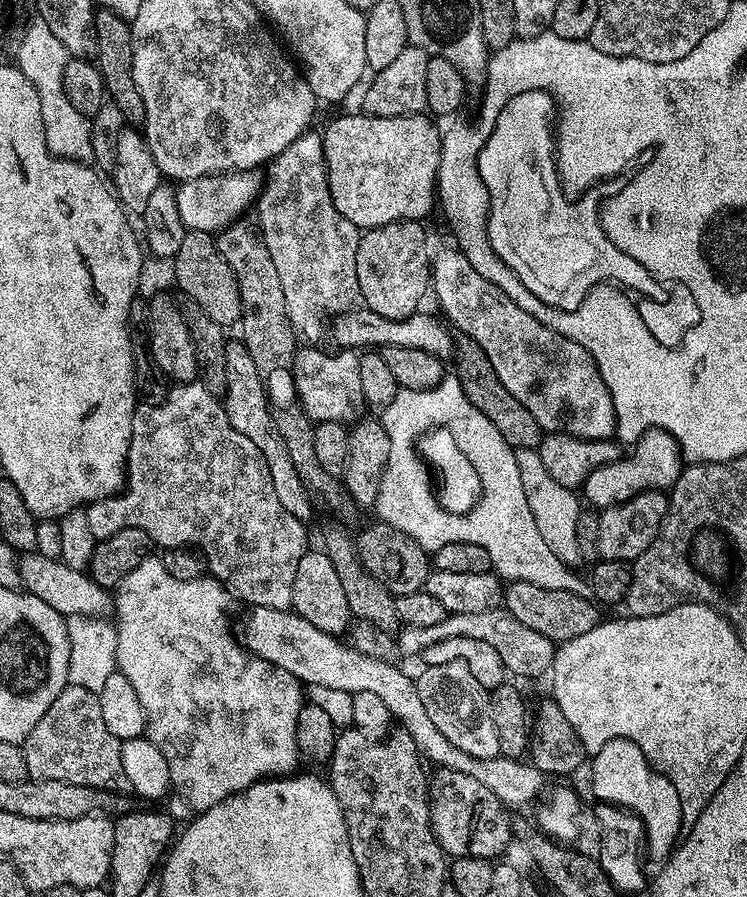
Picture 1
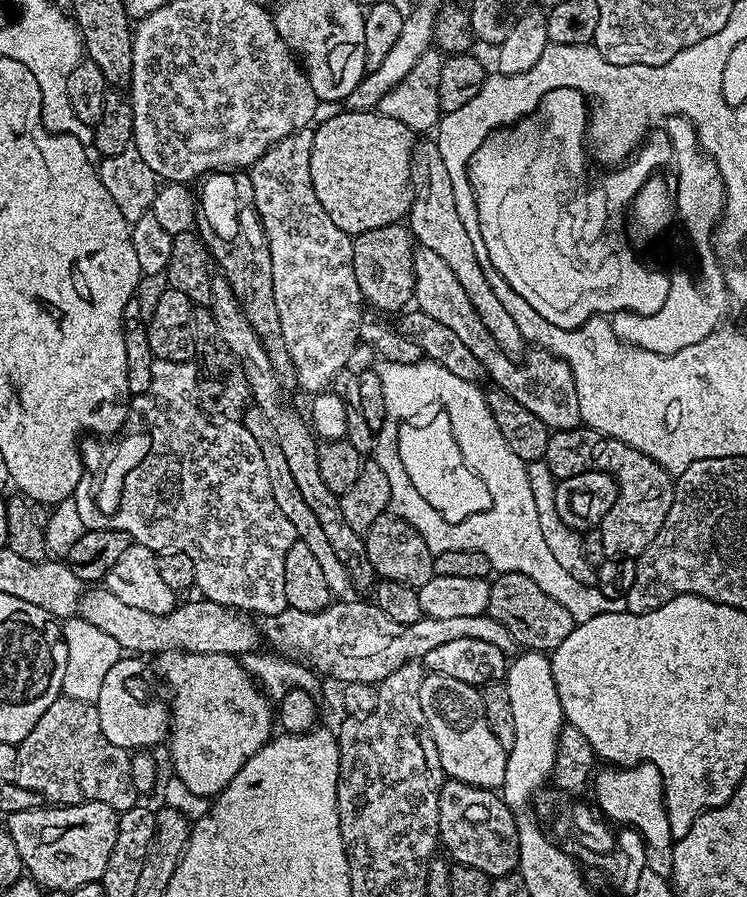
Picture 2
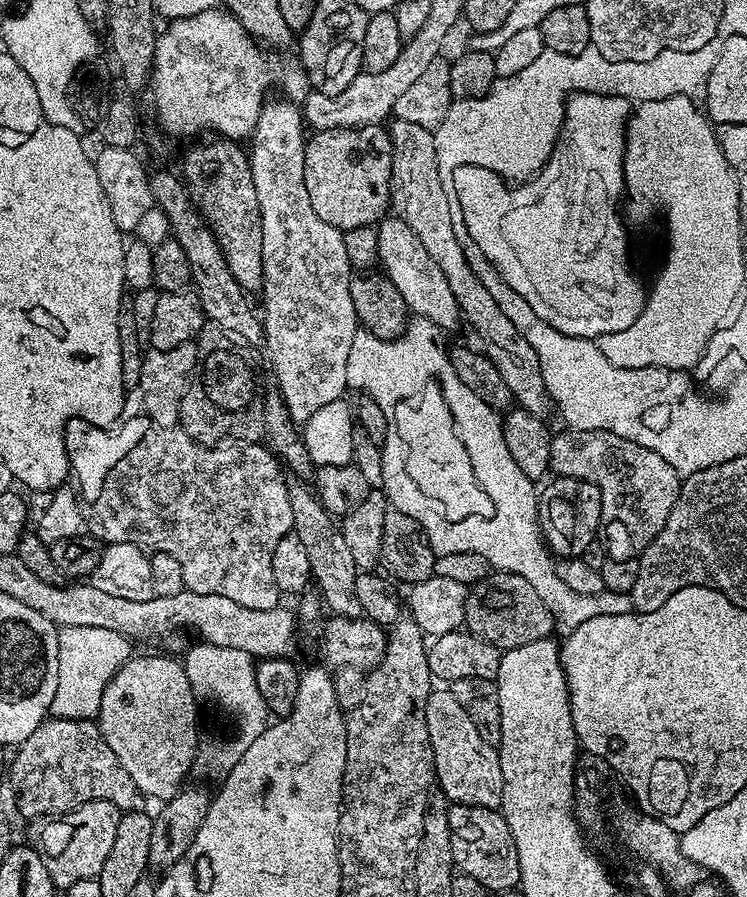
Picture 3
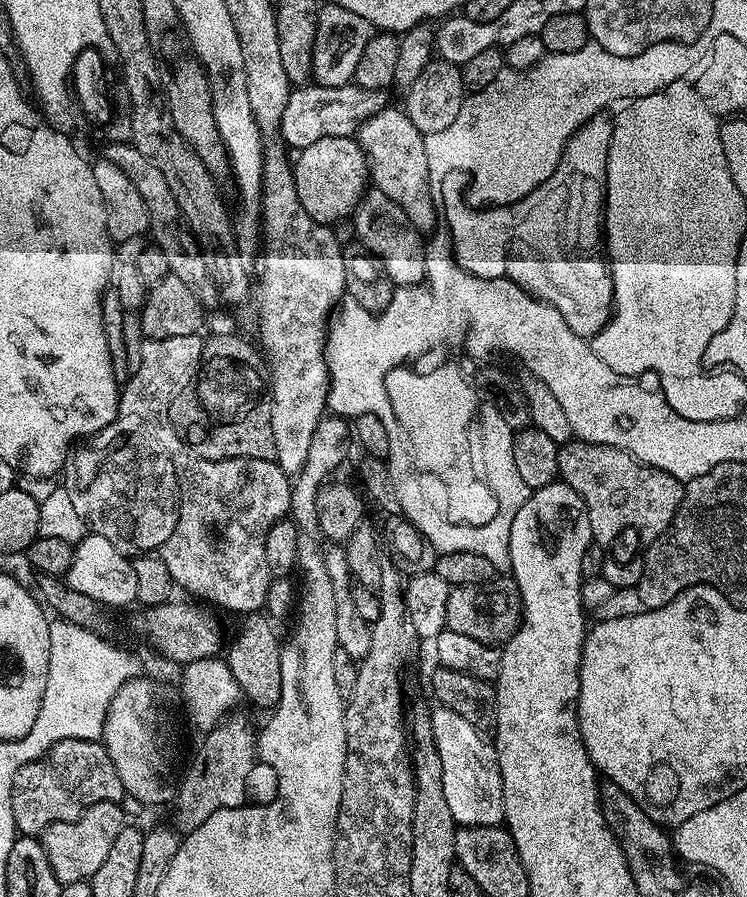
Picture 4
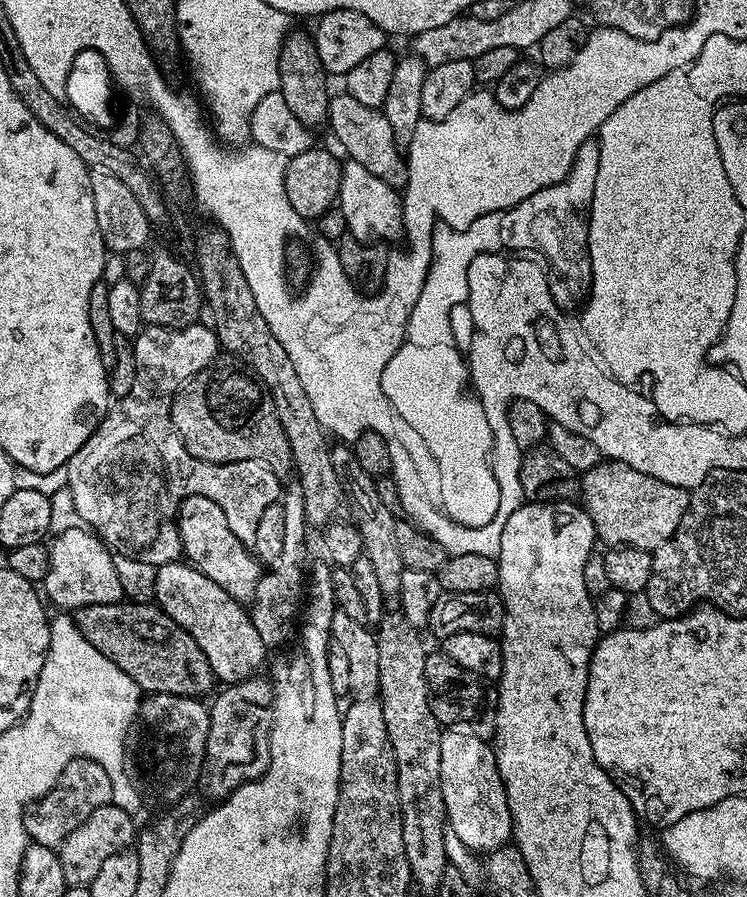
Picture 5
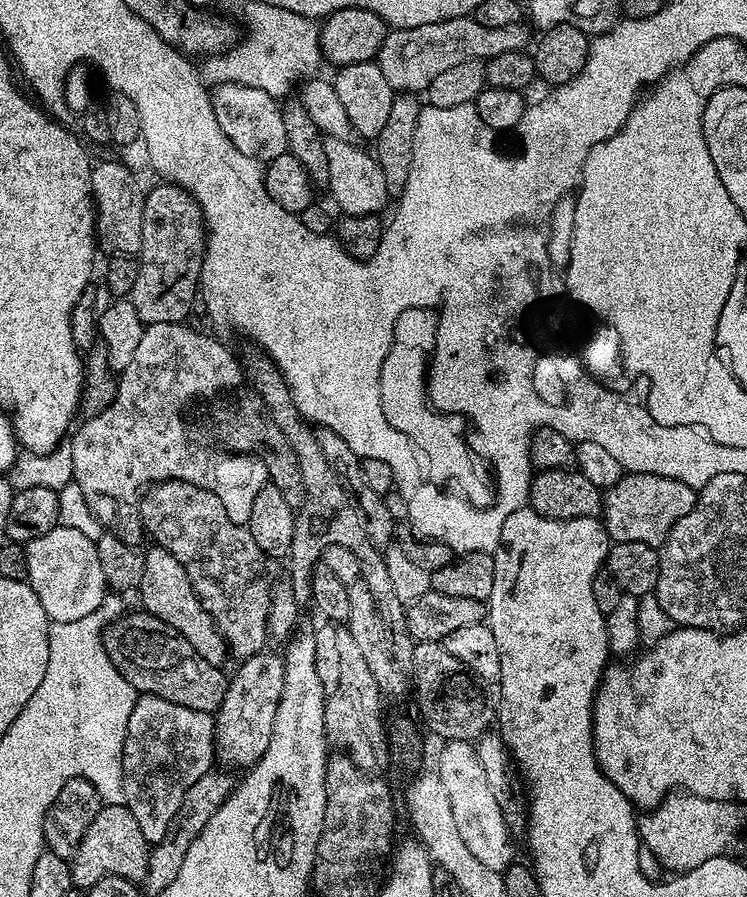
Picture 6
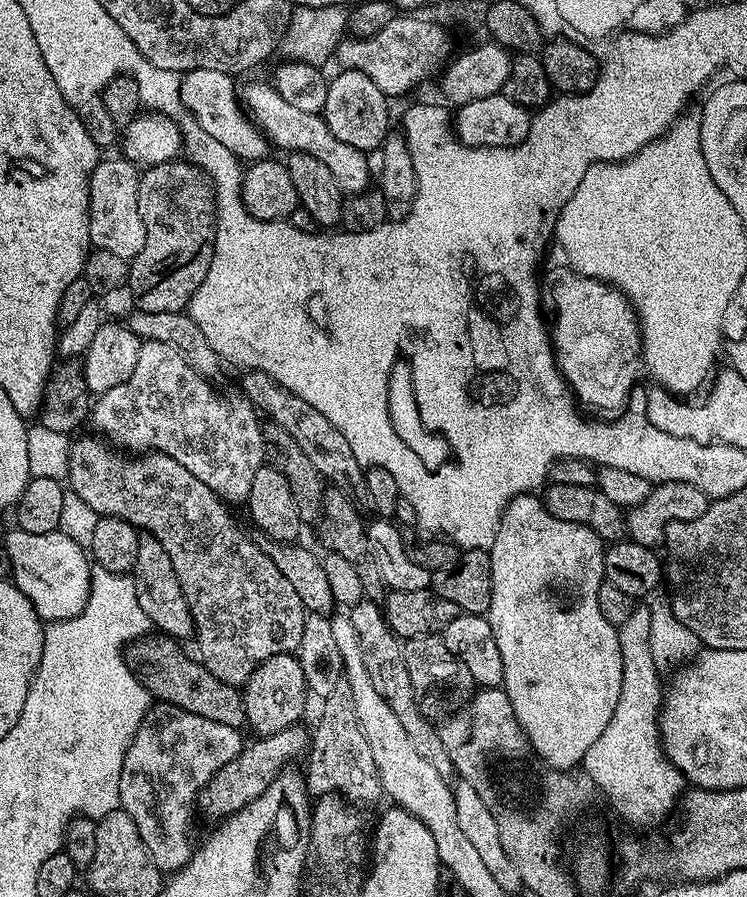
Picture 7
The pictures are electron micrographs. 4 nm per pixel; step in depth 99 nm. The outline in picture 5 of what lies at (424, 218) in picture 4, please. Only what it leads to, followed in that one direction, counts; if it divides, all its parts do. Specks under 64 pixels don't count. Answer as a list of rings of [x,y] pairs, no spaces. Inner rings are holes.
[[[341,94],[333,95],[328,101],[327,127],[332,127],[338,143],[344,147],[344,156],[349,160],[358,162],[370,170],[370,174],[378,174],[386,183],[400,186],[406,180],[406,164],[402,159],[402,152],[398,147],[398,141],[390,122],[384,117],[383,111],[370,106],[362,106],[358,98]]]

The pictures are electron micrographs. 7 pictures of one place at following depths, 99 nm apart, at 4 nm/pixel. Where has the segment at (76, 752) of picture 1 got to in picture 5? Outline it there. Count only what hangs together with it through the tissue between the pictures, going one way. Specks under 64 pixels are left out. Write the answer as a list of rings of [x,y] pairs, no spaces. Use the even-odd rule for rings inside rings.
[[[72,760],[60,772],[56,785],[25,811],[24,825],[29,841],[47,848],[59,849],[66,834],[78,830],[78,826],[82,826],[82,822],[86,822],[86,818],[90,818],[96,808],[111,803],[110,774],[106,774],[106,770],[102,770],[102,766],[98,766],[98,762],[93,760]]]

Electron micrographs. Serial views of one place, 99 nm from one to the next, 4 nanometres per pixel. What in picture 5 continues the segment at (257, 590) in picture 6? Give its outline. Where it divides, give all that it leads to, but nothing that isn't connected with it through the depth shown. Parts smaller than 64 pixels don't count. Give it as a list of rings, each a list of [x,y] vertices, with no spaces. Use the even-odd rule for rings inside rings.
[[[205,496],[186,497],[180,504],[176,528],[180,531],[180,546],[187,563],[206,574],[210,582],[218,582],[238,603],[247,605],[255,599],[262,565],[242,536],[230,530],[230,522],[226,522],[226,514],[218,502]]]

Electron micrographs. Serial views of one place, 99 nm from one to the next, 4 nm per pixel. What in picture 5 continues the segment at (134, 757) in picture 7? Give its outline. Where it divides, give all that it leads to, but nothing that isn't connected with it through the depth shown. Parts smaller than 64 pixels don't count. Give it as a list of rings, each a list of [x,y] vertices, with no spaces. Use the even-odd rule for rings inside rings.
[[[153,692],[140,702],[139,719],[152,731],[152,764],[168,783],[168,800],[175,802],[200,779],[206,754],[206,738],[210,734],[209,705],[195,696],[175,696]]]

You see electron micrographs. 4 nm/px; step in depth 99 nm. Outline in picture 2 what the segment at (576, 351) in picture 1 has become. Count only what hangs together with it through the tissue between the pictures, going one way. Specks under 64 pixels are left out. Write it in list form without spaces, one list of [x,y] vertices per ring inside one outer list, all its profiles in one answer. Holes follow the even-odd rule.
[[[417,247],[413,254],[413,268],[416,279],[415,307],[430,314],[430,318],[442,322],[442,326],[454,330],[458,339],[473,352],[474,358],[484,364],[487,379],[492,379],[491,383],[495,387],[506,390],[506,394],[526,406],[530,414],[542,418],[549,430],[561,432],[581,427],[578,394],[572,371],[565,360],[559,360],[551,352],[535,350],[536,352],[529,351],[523,357],[524,364],[516,364],[520,362],[506,355],[500,349],[499,342],[486,330],[482,318],[474,310],[469,289],[462,282],[458,282],[457,269],[453,265],[442,262],[442,258],[434,254],[434,250]]]

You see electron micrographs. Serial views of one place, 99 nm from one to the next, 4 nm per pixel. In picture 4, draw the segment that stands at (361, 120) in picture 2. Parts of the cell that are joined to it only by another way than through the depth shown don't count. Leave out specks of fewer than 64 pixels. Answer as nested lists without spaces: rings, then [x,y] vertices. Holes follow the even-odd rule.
[[[352,136],[318,138],[318,142],[299,149],[297,156],[300,157],[297,160],[295,157],[292,164],[292,177],[302,210],[319,224],[335,226],[347,221],[370,184],[368,160],[360,148],[359,139]]]

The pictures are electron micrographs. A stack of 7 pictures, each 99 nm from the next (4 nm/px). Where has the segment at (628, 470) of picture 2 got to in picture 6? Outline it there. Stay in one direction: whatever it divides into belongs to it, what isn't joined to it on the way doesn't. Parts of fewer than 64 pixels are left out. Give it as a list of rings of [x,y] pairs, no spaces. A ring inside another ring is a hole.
[[[629,472],[603,493],[602,523],[609,537],[615,542],[642,542],[660,546],[678,522],[678,518],[686,518],[686,514],[694,510],[696,494],[697,489],[674,478],[662,478],[658,474],[645,472]]]

